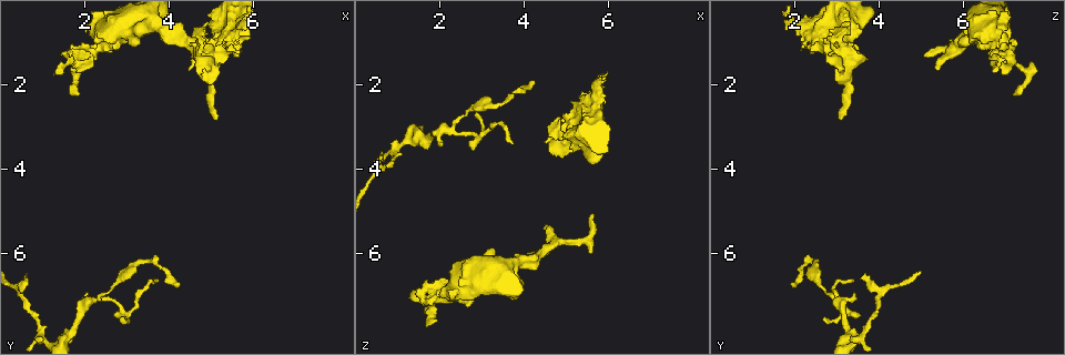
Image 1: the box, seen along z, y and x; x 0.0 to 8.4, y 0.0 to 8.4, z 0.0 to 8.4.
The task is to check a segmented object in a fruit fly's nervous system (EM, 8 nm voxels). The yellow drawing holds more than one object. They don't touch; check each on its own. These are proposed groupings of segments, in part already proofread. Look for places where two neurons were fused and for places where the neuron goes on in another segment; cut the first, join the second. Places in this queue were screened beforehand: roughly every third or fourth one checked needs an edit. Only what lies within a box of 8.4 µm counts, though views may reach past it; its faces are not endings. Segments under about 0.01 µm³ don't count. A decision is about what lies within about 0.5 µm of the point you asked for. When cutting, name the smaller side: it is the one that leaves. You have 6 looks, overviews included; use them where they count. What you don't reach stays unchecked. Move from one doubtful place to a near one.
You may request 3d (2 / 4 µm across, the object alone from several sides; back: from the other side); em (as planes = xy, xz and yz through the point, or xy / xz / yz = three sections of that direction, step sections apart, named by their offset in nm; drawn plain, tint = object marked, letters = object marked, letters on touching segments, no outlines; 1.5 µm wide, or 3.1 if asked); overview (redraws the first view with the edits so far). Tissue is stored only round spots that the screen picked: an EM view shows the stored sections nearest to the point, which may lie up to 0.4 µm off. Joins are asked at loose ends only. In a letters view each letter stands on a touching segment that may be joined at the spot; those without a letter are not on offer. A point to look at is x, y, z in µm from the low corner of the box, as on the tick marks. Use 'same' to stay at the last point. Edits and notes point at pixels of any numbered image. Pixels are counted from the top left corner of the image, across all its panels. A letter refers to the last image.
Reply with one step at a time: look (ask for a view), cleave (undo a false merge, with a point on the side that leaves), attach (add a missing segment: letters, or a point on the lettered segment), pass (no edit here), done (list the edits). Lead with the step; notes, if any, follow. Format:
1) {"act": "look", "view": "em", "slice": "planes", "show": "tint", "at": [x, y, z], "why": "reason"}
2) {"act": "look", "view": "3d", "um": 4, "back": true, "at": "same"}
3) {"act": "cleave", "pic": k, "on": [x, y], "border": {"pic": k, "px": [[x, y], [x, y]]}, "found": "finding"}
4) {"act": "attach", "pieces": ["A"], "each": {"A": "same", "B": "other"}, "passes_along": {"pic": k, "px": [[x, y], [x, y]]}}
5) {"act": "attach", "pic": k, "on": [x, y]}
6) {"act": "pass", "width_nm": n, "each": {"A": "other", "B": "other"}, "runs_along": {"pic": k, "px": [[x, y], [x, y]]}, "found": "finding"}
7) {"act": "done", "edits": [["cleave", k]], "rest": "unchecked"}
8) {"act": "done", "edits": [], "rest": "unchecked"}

{"act": "look", "view": "em", "slice": "xy", "step": 4, "show": "tint", "at": [5.70, 1.30, 5.00], "why": "branch stops here"}

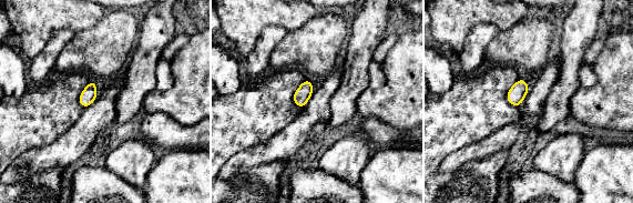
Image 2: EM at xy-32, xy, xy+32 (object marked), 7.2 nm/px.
{"act": "look", "view": "em", "slice": "xy", "step": 4, "show": "letters", "at": "same"}

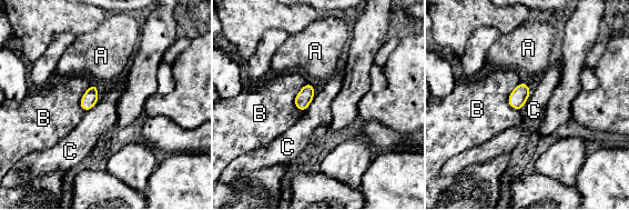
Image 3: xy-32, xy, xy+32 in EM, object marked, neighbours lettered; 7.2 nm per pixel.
{"act": "pass", "longest_contact_nm": ["B", 220], "each": {"A": "other", "B": "other", "C": "other"}, "found": "none of them fits"}

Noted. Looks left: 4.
{"act": "look", "view": "em", "slice": "planes", "show": "tint", "at": [5.65, 1.10, 2.20], "why": "stops while still wide"}

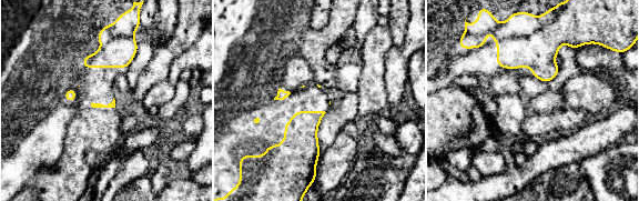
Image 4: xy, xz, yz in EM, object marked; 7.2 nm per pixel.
{"act": "look", "view": "em", "slice": "planes", "show": "letters", "at": "same"}

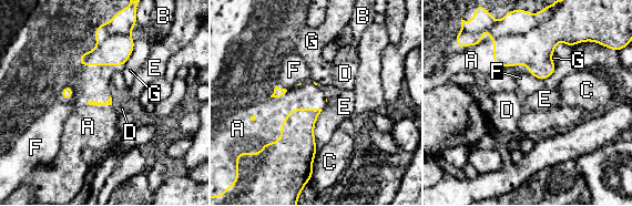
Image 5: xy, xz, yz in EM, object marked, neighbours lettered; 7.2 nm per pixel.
{"act": "attach", "pieces": ["A"], "longest_contact_nm": ["A", 480], "each": {"A": "same", "B": "other", "C": "other", "D": "other", "E": "other", "F": "other", "G": "other"}, "found": "it goes on there"}

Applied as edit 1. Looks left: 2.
{"act": "done", "edits": [["attach", 5]], "rest": "unchecked"}

